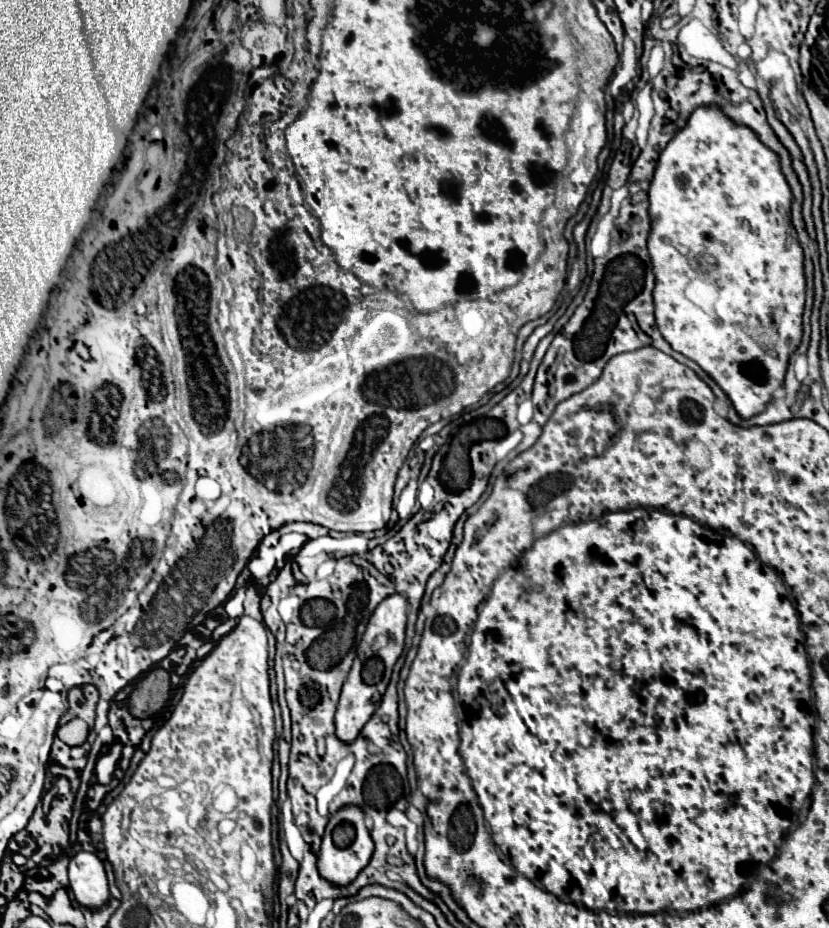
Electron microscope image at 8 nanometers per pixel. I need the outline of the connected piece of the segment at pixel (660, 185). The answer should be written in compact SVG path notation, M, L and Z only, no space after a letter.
M698 106L686 126L674 134L668 146L660 152L650 190L648 190L648 214L650 214L650 234L648 234L648 254L652 260L652 270L656 276L654 286L654 316L662 338L680 354L694 360L730 398L734 410L742 420L748 420L766 410L774 392L784 386L784 376L788 370L788 362L792 352L800 346L802 340L802 312L806 298L806 276L804 276L804 254L796 236L796 230L790 220L792 212L792 190L780 170L780 158L768 146L764 146L756 132L746 126L736 124L728 118L718 106Z

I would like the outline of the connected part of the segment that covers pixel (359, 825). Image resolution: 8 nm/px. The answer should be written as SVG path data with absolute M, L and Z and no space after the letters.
M344 806L338 812L330 814L330 820L326 824L326 832L322 838L322 850L318 856L318 872L326 880L346 886L350 880L358 876L358 872L370 862L370 856L374 852L374 842L370 838L370 830L366 828L366 814L360 806Z

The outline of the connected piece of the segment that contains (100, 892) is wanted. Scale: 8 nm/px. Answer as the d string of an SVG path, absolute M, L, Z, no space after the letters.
M80 850L70 858L68 878L76 900L88 908L100 908L108 902L108 880L100 858L92 852Z

